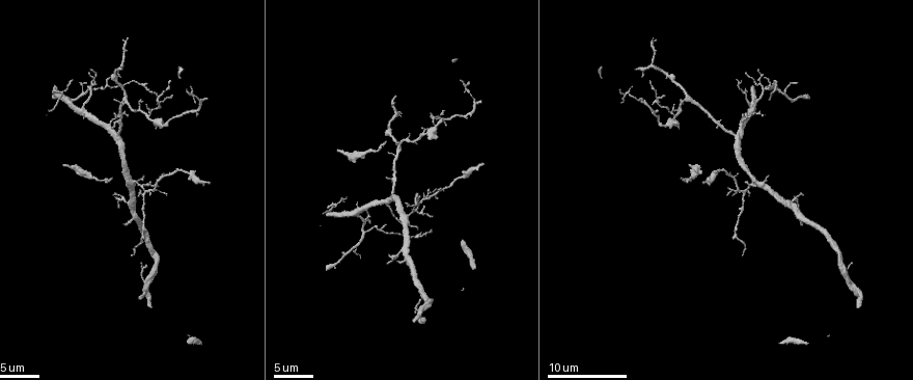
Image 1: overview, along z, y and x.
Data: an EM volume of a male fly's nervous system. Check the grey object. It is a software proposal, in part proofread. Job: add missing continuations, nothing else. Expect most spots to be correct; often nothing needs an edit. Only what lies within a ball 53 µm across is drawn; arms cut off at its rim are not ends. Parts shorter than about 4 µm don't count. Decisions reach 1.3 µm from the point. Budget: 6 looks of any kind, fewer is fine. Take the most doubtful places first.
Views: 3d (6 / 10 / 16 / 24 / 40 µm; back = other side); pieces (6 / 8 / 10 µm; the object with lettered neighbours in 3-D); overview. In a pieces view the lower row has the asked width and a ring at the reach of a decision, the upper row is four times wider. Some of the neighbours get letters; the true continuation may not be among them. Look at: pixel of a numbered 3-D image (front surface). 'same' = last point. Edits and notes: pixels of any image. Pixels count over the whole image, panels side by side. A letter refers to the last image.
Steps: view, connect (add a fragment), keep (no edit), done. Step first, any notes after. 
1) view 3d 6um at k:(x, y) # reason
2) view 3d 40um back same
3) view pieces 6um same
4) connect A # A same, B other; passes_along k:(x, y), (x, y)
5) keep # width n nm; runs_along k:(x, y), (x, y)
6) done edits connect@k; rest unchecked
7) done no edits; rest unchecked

view 3d 10um at 1:(800, 224) # tapers out

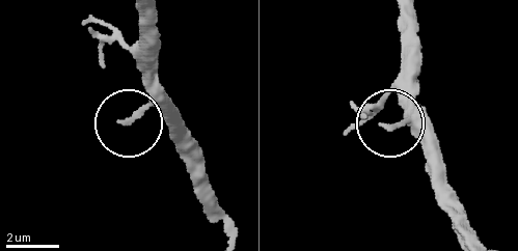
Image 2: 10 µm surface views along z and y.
view pieces 8um at 2:(124, 121)

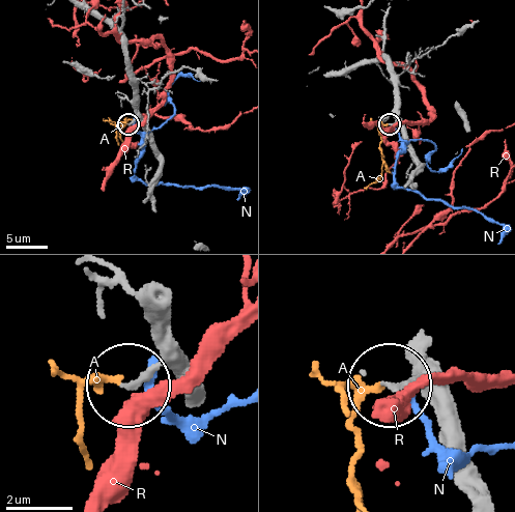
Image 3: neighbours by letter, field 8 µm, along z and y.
connect A # A same, N other, R other; it goes on there

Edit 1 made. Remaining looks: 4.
view overview

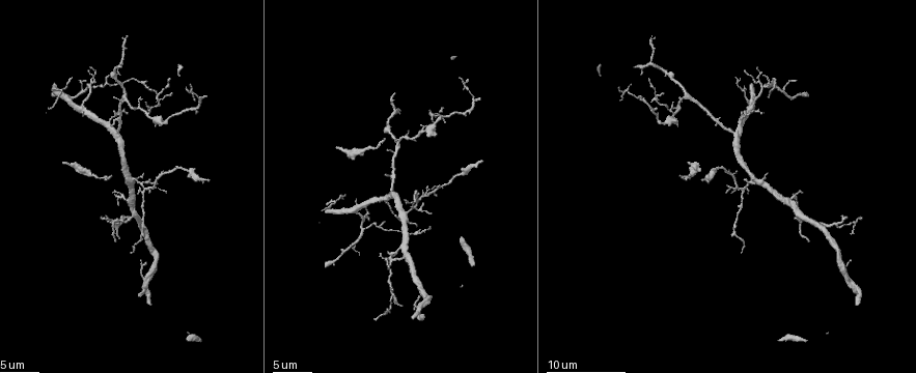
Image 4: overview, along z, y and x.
view 3d 6um at 4:(383, 138) # free end

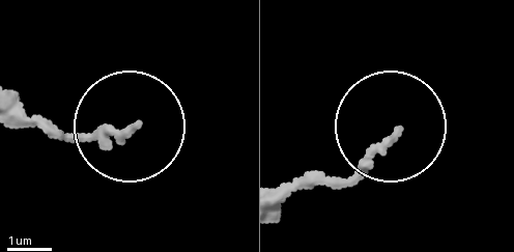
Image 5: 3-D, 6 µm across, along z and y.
view pieces 6um at 5:(393, 138)

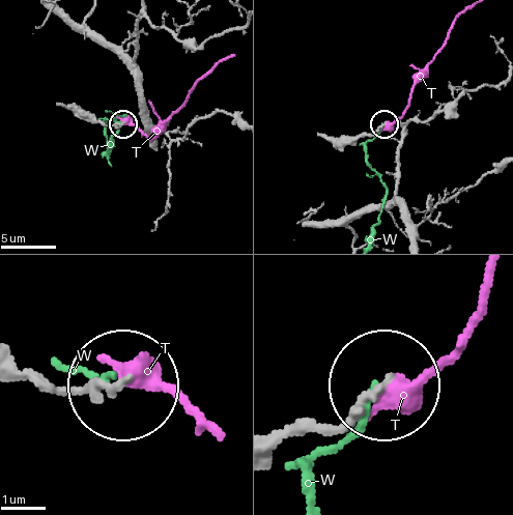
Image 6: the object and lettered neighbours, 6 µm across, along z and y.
keep # T other, W other; no lettered fragment goes on from it

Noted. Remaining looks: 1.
view pieces 6um at 4:(701, 181) # an open end

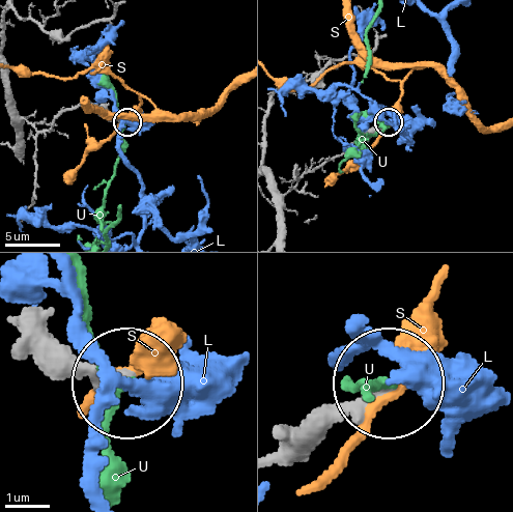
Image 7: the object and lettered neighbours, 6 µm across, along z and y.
keep # L other, S other, U other; runs_along 7:(288, 459), (385, 388); none of them fits

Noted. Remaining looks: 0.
done edits connect@3; rest unchecked

